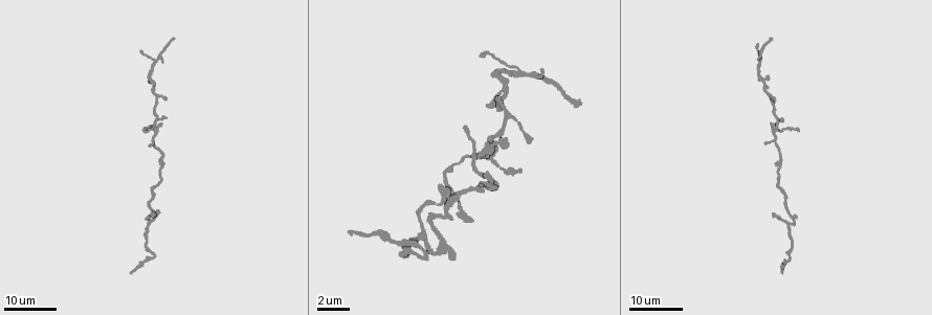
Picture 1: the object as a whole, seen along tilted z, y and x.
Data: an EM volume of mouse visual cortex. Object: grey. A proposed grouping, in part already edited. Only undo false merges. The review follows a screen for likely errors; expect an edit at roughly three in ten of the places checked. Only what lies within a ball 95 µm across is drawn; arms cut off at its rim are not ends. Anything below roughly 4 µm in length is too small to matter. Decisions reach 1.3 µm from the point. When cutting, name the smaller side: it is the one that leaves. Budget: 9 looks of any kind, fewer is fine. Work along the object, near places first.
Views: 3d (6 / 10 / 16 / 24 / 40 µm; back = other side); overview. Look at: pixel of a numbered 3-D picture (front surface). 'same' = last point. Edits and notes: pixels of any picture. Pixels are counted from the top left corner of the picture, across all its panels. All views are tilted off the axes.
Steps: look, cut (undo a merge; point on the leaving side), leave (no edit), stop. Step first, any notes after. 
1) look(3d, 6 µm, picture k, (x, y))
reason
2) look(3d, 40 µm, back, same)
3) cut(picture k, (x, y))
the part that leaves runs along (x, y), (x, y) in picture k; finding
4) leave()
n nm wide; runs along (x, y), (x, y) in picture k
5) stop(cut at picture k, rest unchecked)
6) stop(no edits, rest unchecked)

look(3d, 24 µm, picture 1, (793, 221))

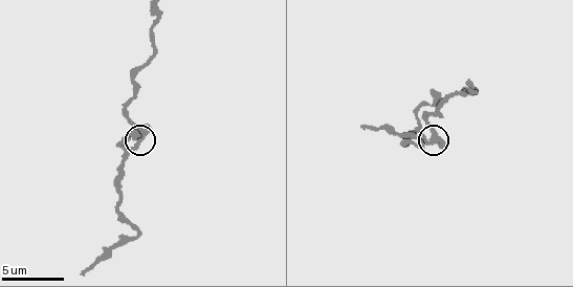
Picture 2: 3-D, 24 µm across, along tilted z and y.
look(3d, 10 µm, picture 2, (433, 139))

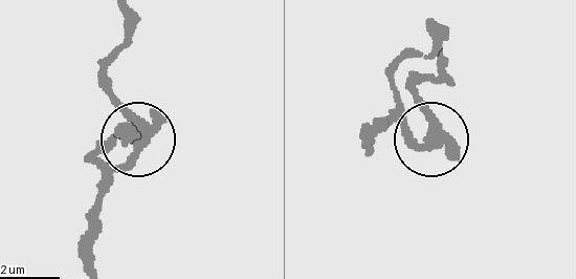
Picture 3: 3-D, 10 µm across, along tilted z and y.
leave()
3 arms; runs along (122, 15), (108, 88), (136, 148), (97, 195) in picture 3; all the same neuron

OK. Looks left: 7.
look(3d, 16 µm, picture 1, (782, 160))
three arms meet

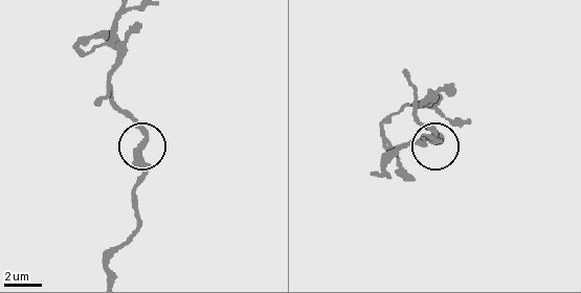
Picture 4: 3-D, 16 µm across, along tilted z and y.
look(3d, 10 µm, same)

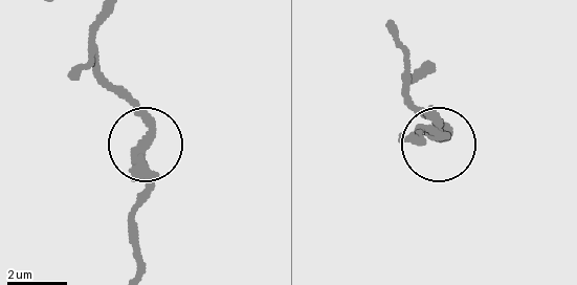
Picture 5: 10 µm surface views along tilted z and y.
leave()
3 arms; runs along (143, 146), (135, 241) in picture 5; one neuron here

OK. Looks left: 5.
look(3d, 16 µm, picture 1, (778, 128))

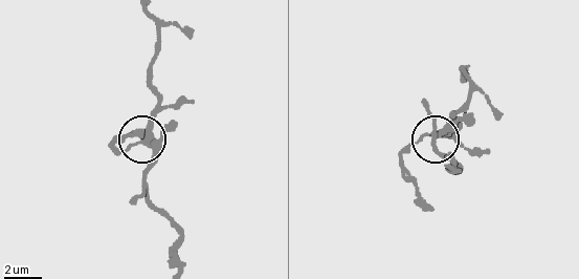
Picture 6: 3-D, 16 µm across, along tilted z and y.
look(3d, 6 µm, picture 6, (147, 141))
closer look

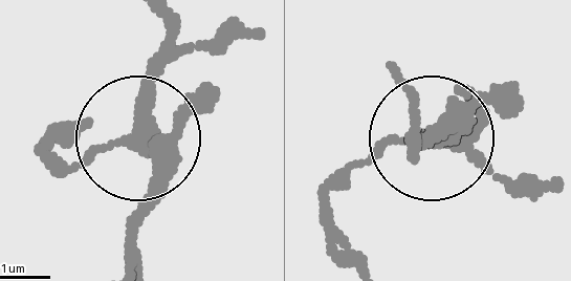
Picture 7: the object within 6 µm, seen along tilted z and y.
leave()
4 arms; all the same neuron

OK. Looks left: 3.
look(3d, 16 µm, picture 1, (764, 80))
three-way junction

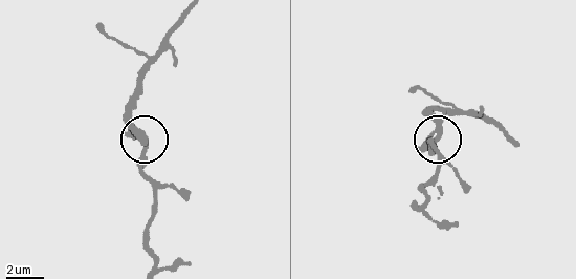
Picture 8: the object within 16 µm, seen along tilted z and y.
look(3d, 10 µm, picture 8, (145, 148))

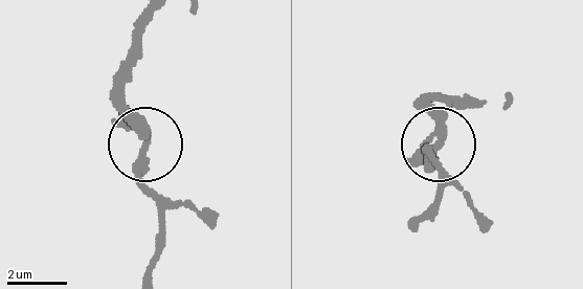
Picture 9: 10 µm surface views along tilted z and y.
leave()
3 arms; runs along (415, 221), (442, 178), (430, 151), (441, 136), (421, 103) in picture 9; continuous, no second neuron

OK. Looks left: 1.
stop(no edits, rest unchecked)

